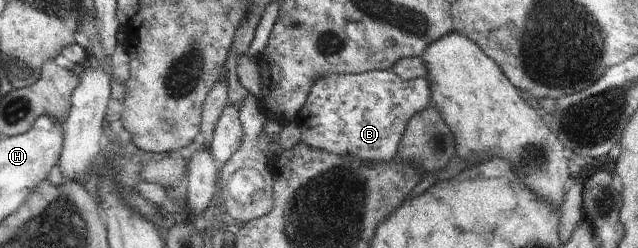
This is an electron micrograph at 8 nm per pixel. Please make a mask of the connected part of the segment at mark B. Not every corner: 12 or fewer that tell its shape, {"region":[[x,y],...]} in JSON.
{"region":[[324,74],[294,120],[310,147],[390,161],[427,78]]}

